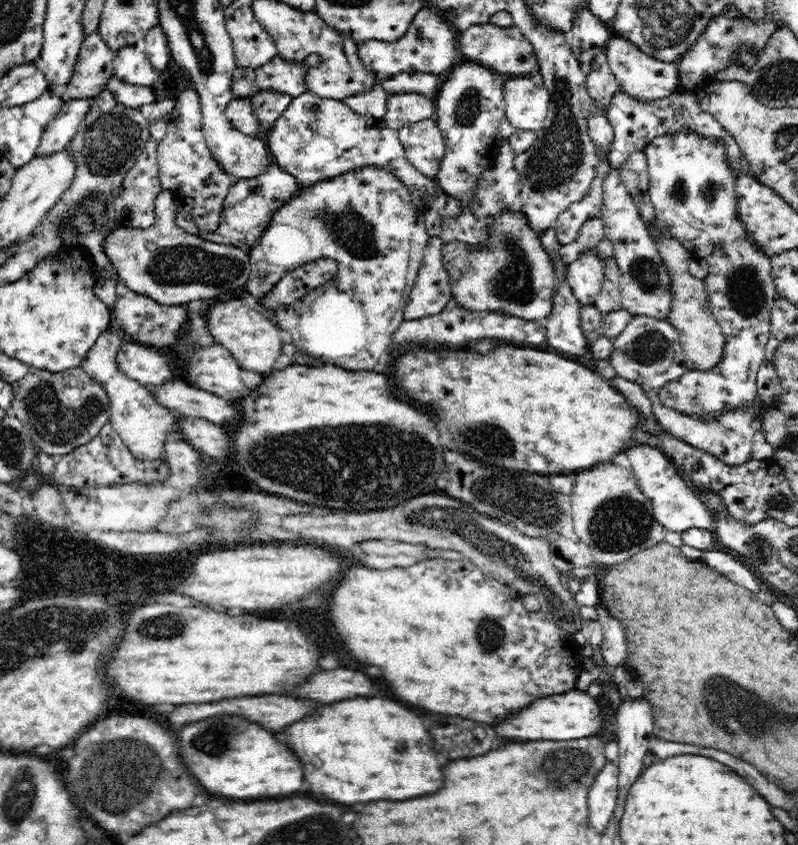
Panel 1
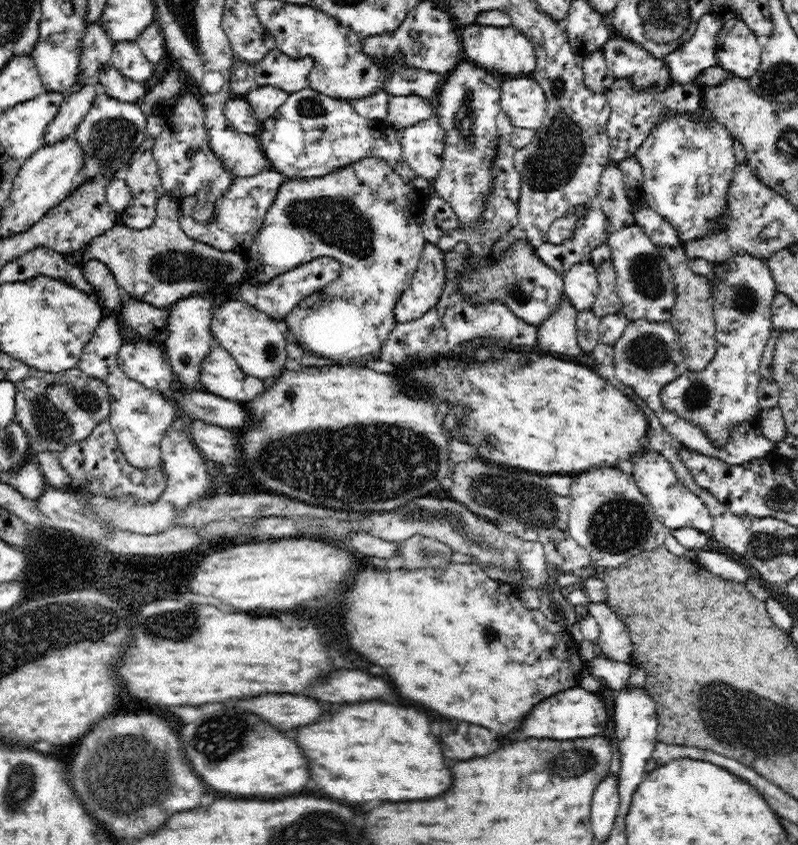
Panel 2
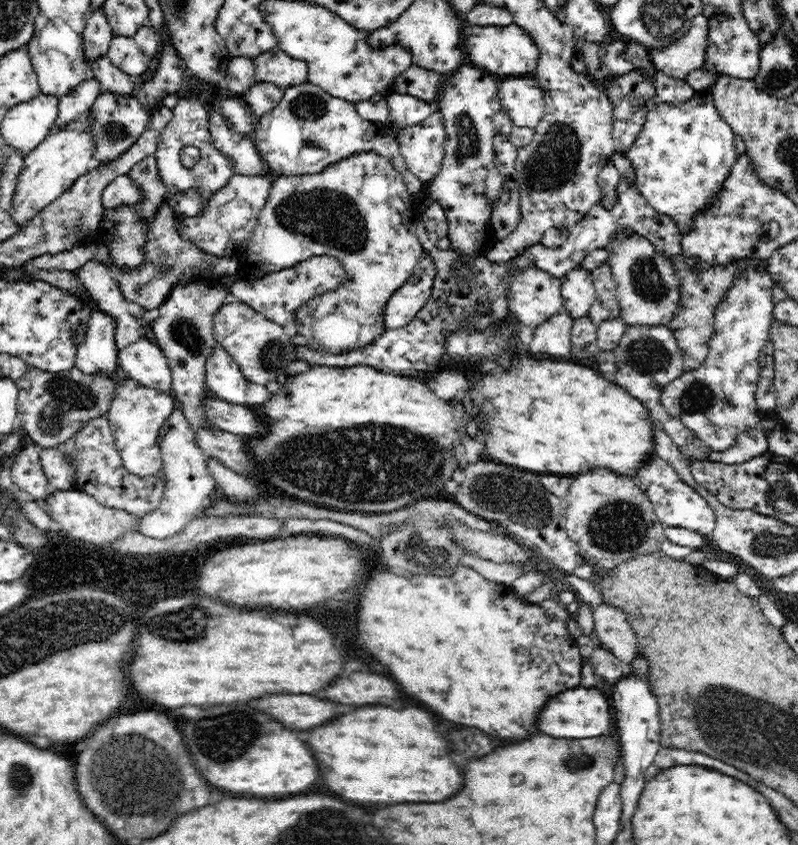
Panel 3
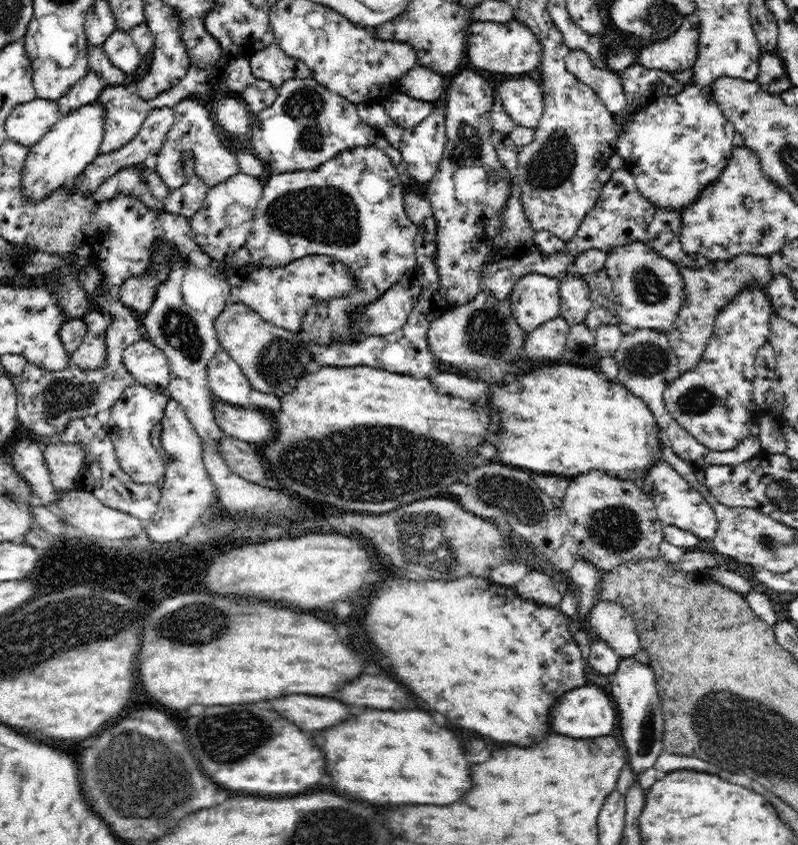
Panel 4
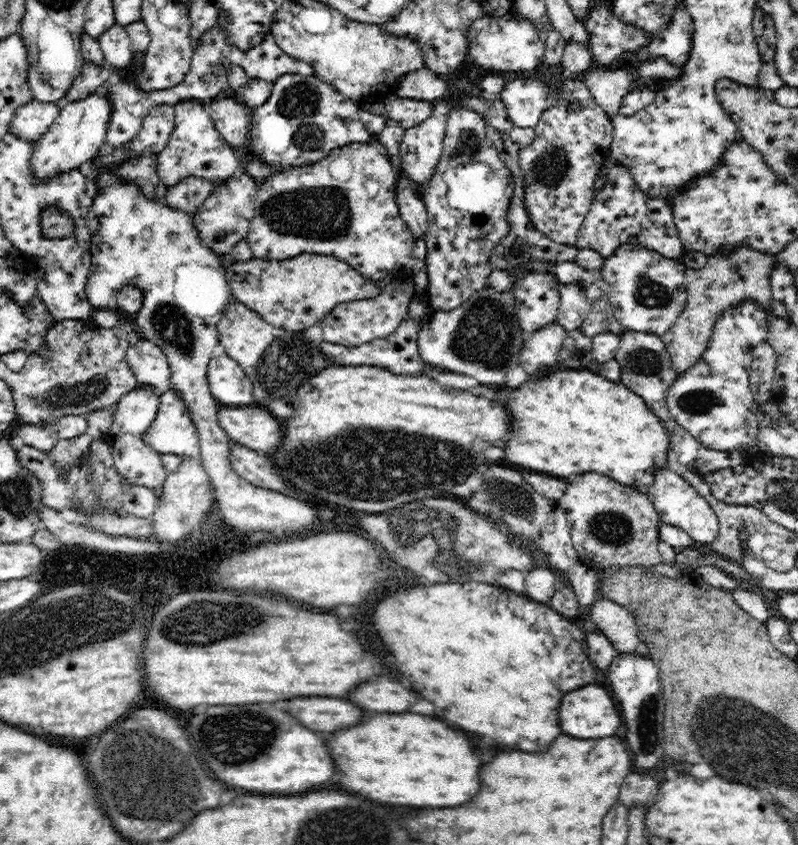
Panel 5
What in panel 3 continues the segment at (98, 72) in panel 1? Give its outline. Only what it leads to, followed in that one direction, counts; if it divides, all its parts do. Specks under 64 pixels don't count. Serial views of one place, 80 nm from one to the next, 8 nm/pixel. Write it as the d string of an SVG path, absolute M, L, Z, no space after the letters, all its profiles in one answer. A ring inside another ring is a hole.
M102 8L92 11L83 30L85 60L90 65L107 54L112 37L112 27L109 26Z

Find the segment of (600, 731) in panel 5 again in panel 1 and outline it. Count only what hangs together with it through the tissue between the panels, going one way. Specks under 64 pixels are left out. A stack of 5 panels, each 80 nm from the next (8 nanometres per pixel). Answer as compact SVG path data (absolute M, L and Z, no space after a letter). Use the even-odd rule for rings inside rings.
M582 686L558 694L558 696L548 696L542 700L536 700L532 706L524 708L522 712L510 716L504 720L500 726L496 726L496 732L500 736L510 736L510 738L522 738L522 740L576 740L576 738L586 738L596 736L600 730L602 718L600 718L600 706L594 697L587 691L582 691Z

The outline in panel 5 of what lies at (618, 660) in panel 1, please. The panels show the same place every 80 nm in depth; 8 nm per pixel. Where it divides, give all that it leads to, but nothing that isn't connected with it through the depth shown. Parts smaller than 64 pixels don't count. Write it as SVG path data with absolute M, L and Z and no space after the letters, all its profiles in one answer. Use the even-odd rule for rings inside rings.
M600 597L588 608L588 615L618 654L634 652L641 642L636 621L626 607Z

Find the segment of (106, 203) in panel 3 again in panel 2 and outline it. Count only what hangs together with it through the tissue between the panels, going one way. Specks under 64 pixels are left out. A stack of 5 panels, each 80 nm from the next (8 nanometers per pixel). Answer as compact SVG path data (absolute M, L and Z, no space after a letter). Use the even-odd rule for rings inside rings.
M99 91L88 114L80 121L73 135L76 143L80 143L81 150L84 151L84 168L77 186L79 187L80 183L90 182L94 178L106 178L109 182L105 200L116 212L130 206L133 196L125 178L115 176L120 174L122 168L128 168L138 148L149 138L146 128L147 114L143 108L140 103L120 102L108 96L108 93Z

